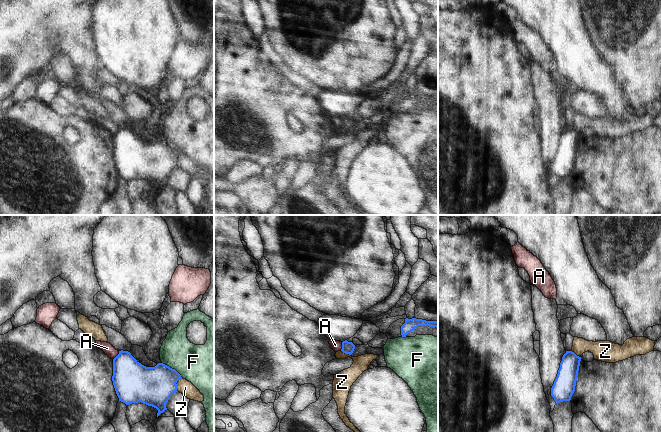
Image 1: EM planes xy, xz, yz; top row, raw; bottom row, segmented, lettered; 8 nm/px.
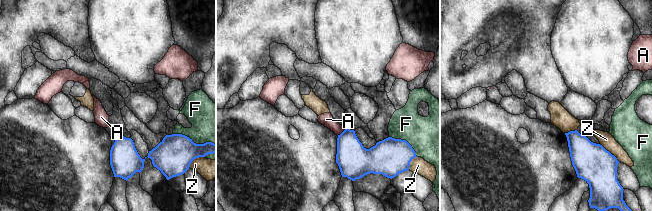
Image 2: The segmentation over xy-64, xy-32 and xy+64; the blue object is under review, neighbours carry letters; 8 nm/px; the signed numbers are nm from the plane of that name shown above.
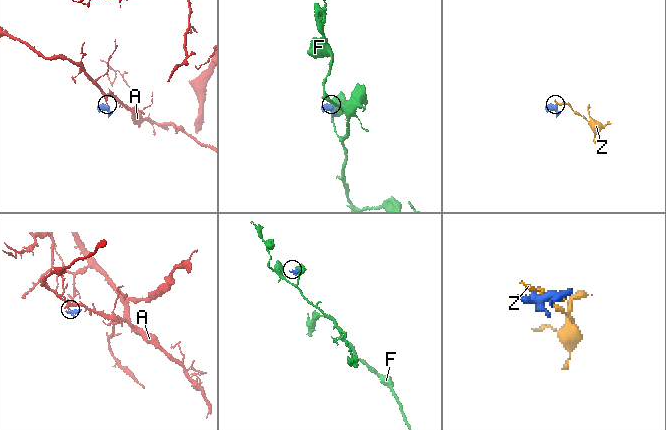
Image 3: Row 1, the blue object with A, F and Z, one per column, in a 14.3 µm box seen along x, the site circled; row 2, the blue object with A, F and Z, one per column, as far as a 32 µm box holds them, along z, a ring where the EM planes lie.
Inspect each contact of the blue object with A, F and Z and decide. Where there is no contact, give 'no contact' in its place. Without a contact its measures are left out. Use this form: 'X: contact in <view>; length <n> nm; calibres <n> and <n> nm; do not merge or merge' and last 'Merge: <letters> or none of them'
A: contact in xz; length 70 nm; calibres 100 and 80 nm; do not merge
F: contact in xy; length 200 nm; calibres 320 and 340 nm; do not merge
Z: contact in xy; length 120 nm; calibres 320 and 120 nm; do not merge
Merge: none of them

